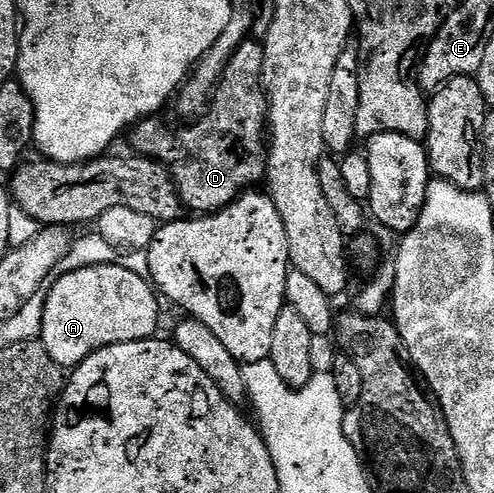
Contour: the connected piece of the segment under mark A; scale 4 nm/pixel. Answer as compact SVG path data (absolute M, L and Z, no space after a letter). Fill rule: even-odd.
M118 264L89 265L71 273L62 273L59 281L55 280L49 286L50 293L45 294L46 302L42 312L42 332L40 340L43 347L56 359L63 370L73 370L88 355L100 351L116 343L132 343L133 341L148 341L155 336L158 329L159 294L155 286L147 278L136 275Z

